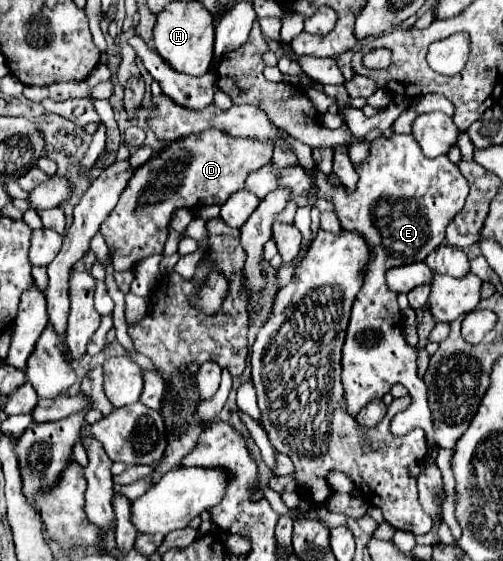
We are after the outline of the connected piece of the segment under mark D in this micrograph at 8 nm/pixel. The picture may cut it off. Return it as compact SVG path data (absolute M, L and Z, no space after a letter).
M203 130L171 142L161 152L139 166L119 204L101 226L101 234L113 252L113 268L129 270L139 260L151 254L161 254L167 240L169 220L179 208L201 208L209 204L221 206L229 194L243 188L243 182L259 166L265 166L273 156L271 142L255 142L255 138L231 138L223 130Z

